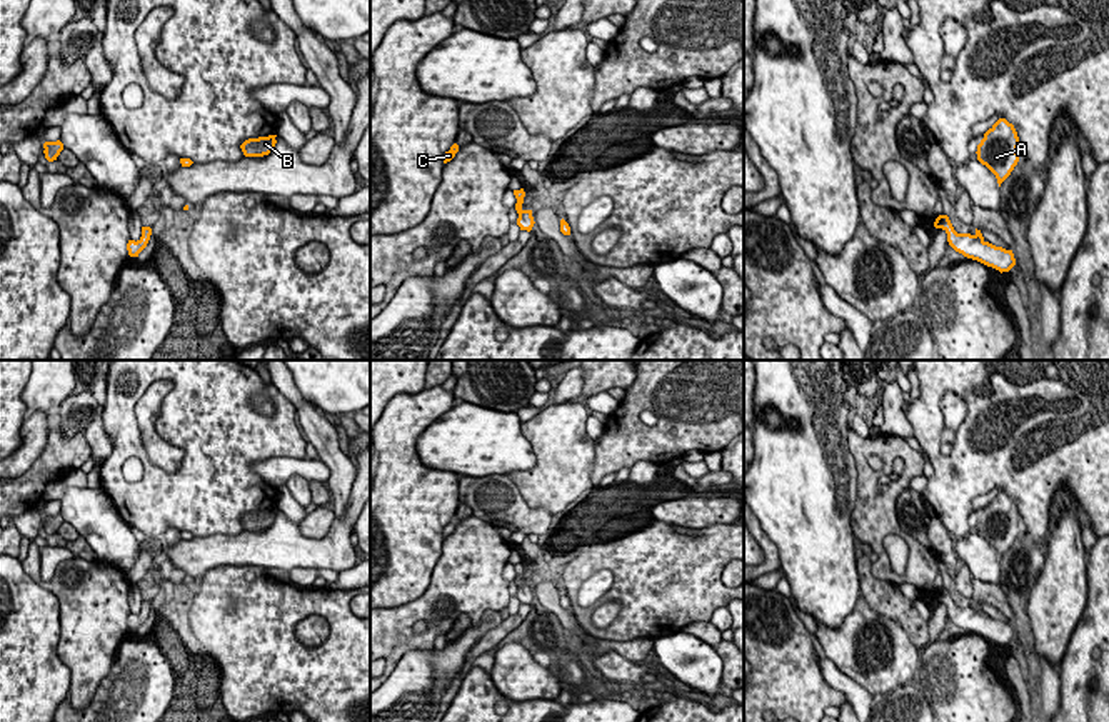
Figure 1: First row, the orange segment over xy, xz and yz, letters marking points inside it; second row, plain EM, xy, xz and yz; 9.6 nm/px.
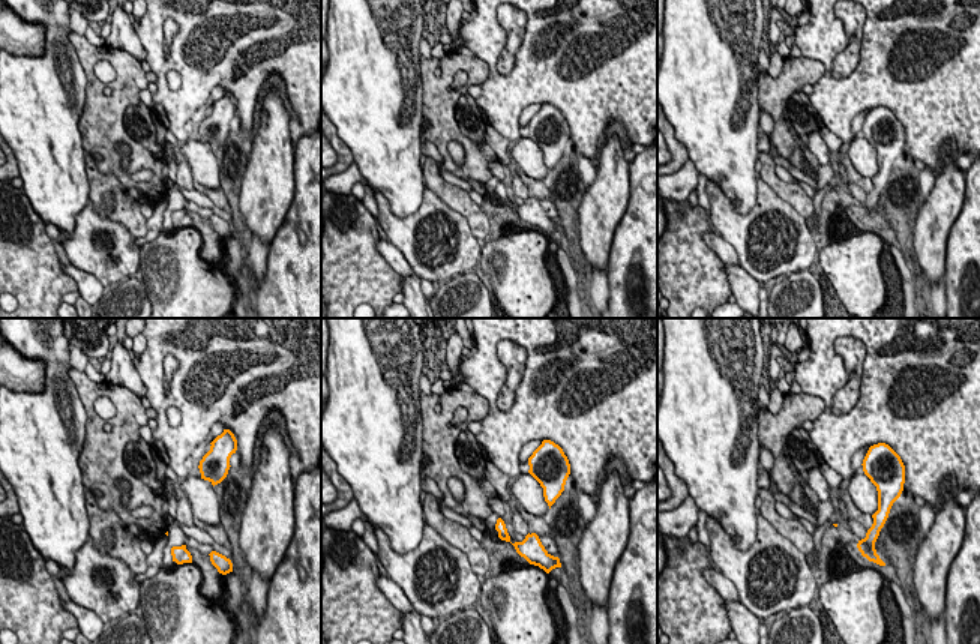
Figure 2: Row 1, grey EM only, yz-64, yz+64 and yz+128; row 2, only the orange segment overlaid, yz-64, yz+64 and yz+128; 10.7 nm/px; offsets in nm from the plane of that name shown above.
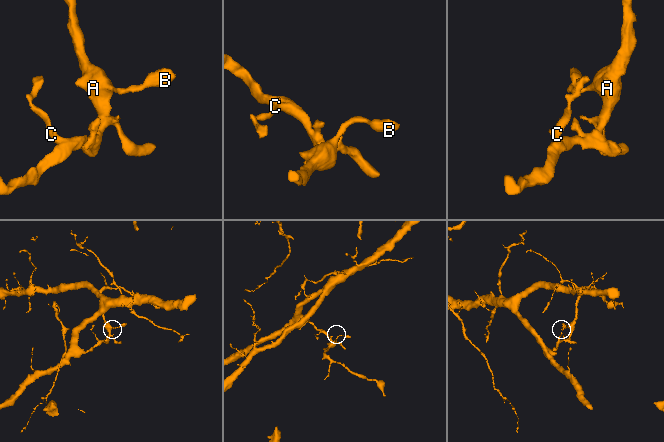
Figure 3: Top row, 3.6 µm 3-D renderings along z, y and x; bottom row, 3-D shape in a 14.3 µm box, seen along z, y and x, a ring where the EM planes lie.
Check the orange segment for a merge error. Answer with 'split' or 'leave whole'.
leave whole

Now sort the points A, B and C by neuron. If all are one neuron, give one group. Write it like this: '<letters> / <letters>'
A B C

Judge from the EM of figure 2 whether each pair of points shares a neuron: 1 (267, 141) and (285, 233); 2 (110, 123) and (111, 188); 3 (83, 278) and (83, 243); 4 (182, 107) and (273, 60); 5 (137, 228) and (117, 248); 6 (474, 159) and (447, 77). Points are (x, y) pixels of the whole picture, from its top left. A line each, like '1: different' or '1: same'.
1: different
2: different
3: different
4: same
5: different
6: same

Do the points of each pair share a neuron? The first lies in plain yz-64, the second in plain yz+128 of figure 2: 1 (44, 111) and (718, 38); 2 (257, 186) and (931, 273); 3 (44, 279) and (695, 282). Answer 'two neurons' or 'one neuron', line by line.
1: one neuron
2: one neuron
3: one neuron

